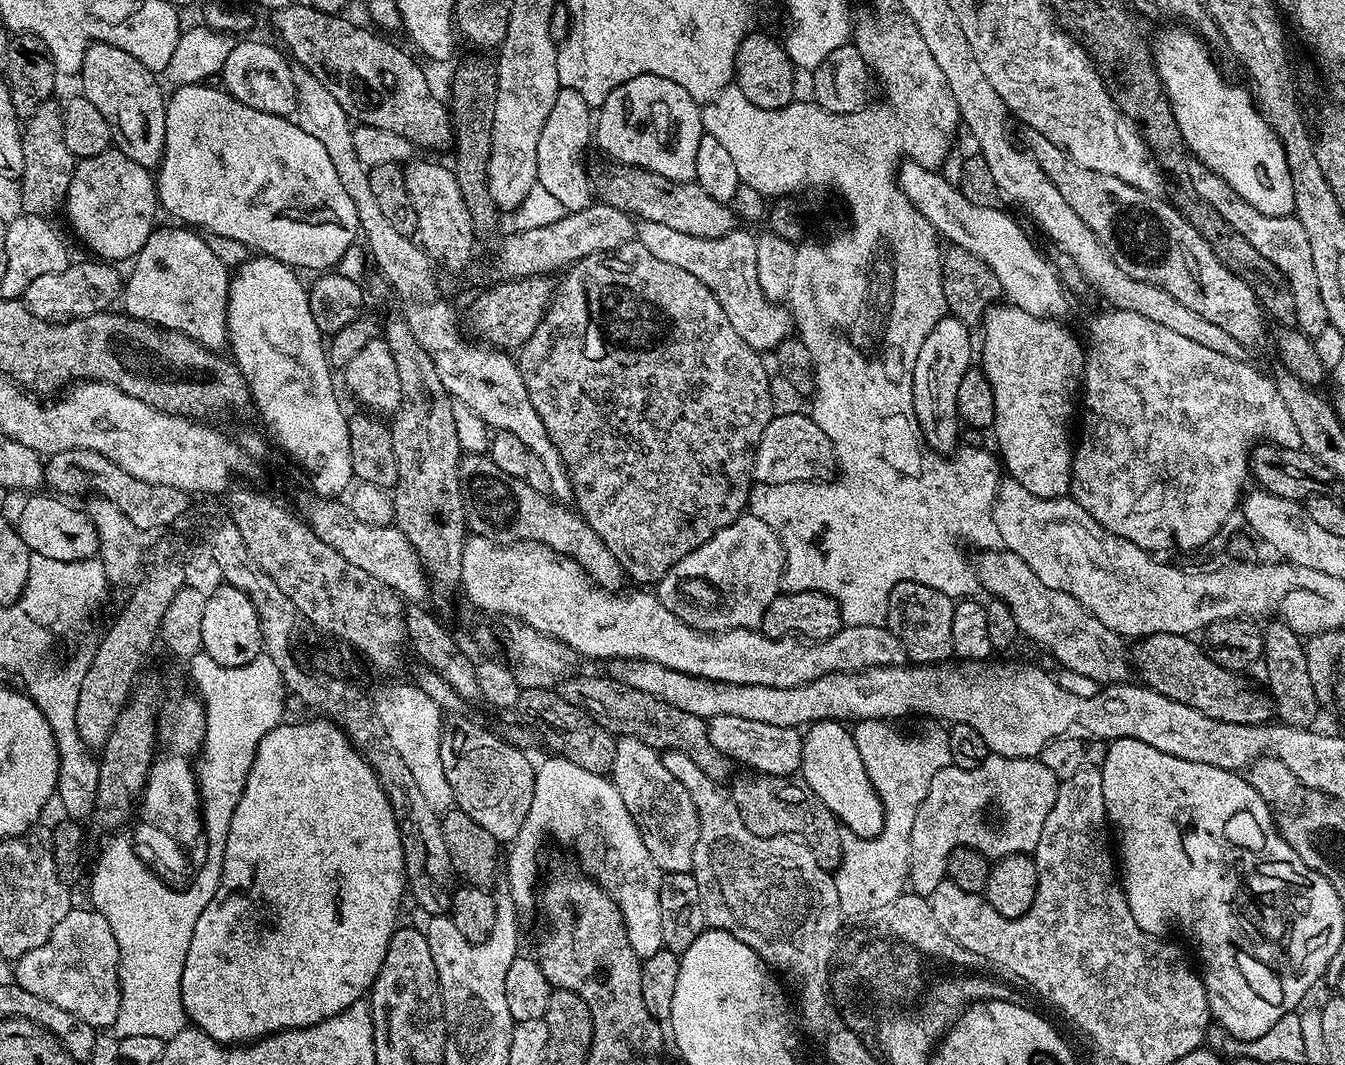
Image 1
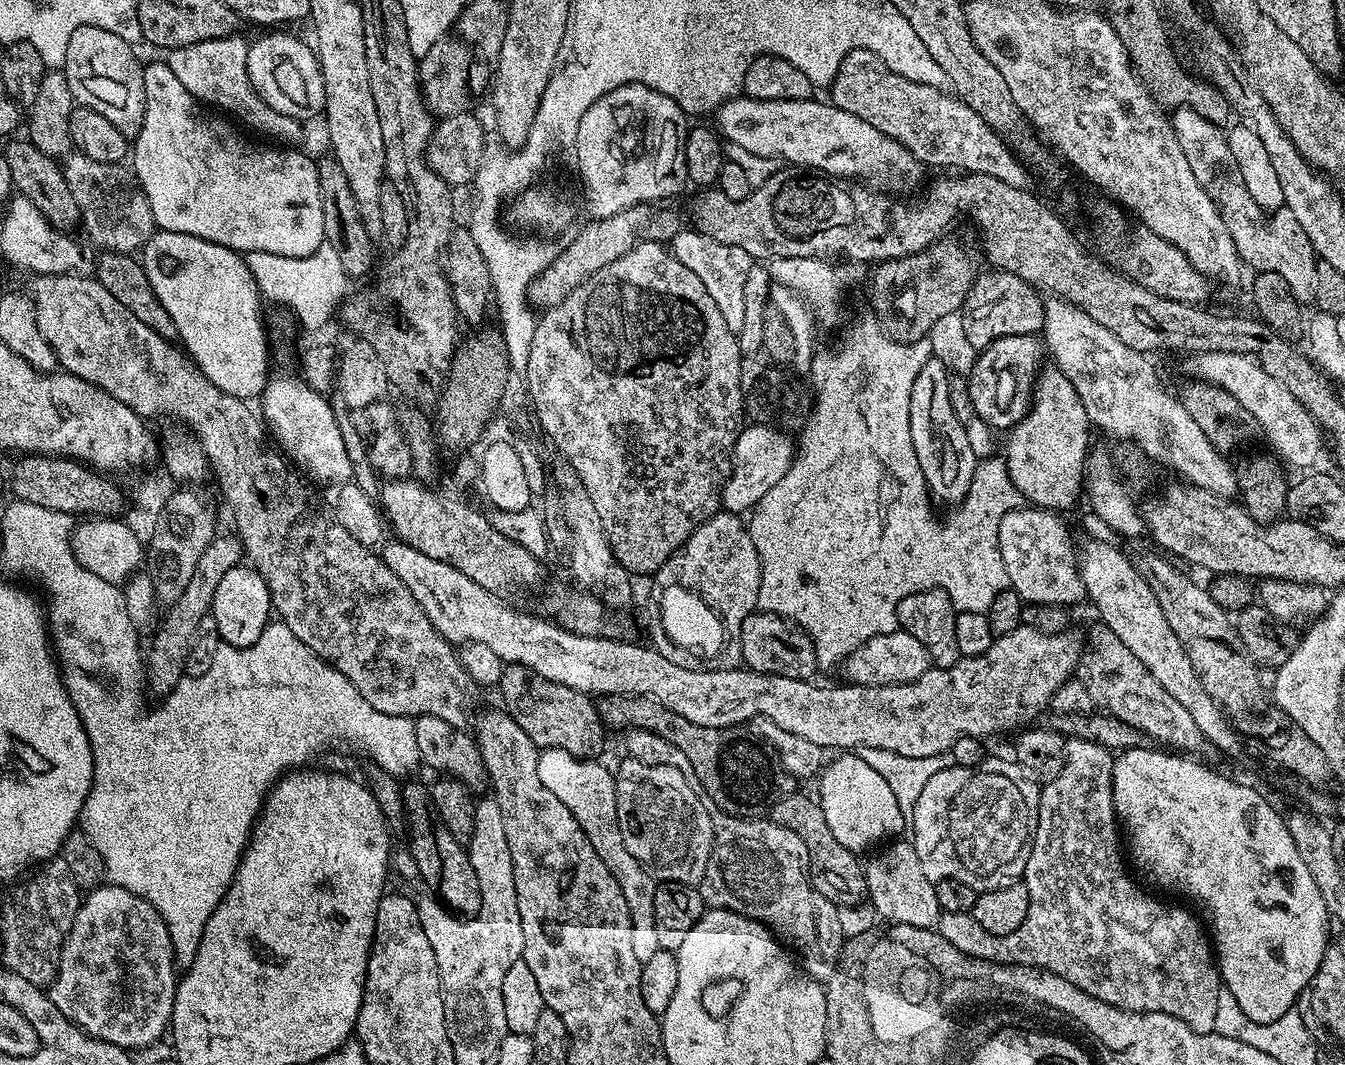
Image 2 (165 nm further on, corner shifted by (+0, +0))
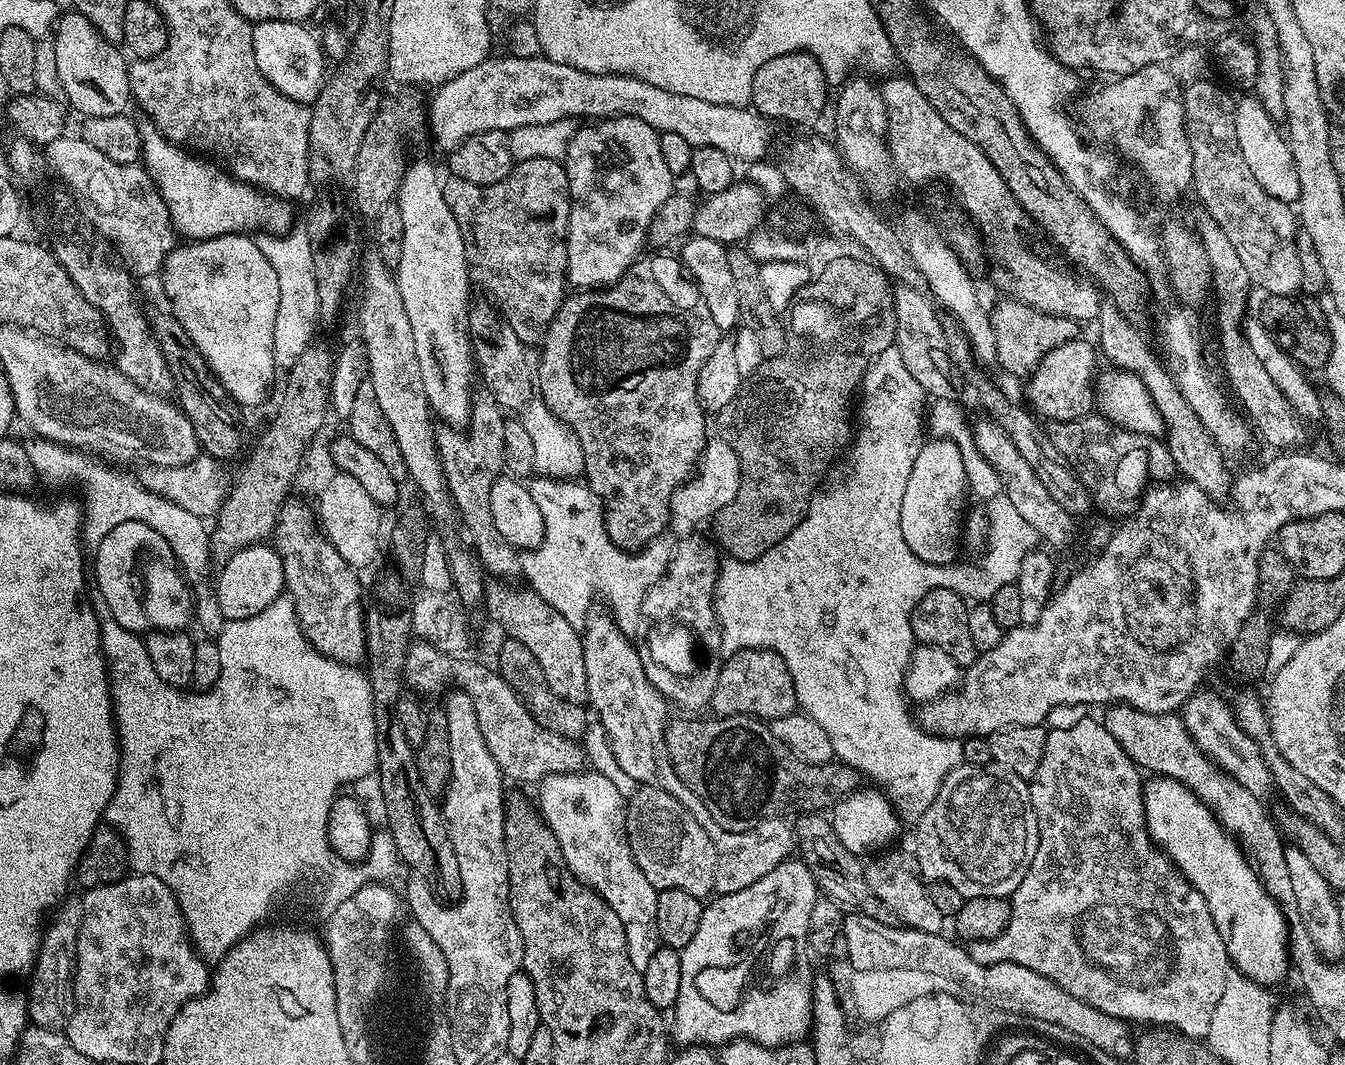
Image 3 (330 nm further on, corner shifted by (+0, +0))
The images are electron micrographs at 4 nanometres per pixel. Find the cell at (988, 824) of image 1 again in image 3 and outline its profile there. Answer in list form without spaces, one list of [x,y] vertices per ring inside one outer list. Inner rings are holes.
[[[995,762],[987,766],[959,764],[948,775],[946,782],[942,782],[938,798],[934,798],[930,810],[926,810],[926,814],[915,825],[914,853],[924,880],[948,883],[964,898],[1011,897],[1018,890],[1022,878],[1026,878],[1030,862],[1034,862],[1034,854],[1038,850],[1038,818],[1030,802],[1028,785],[1029,781]]]

